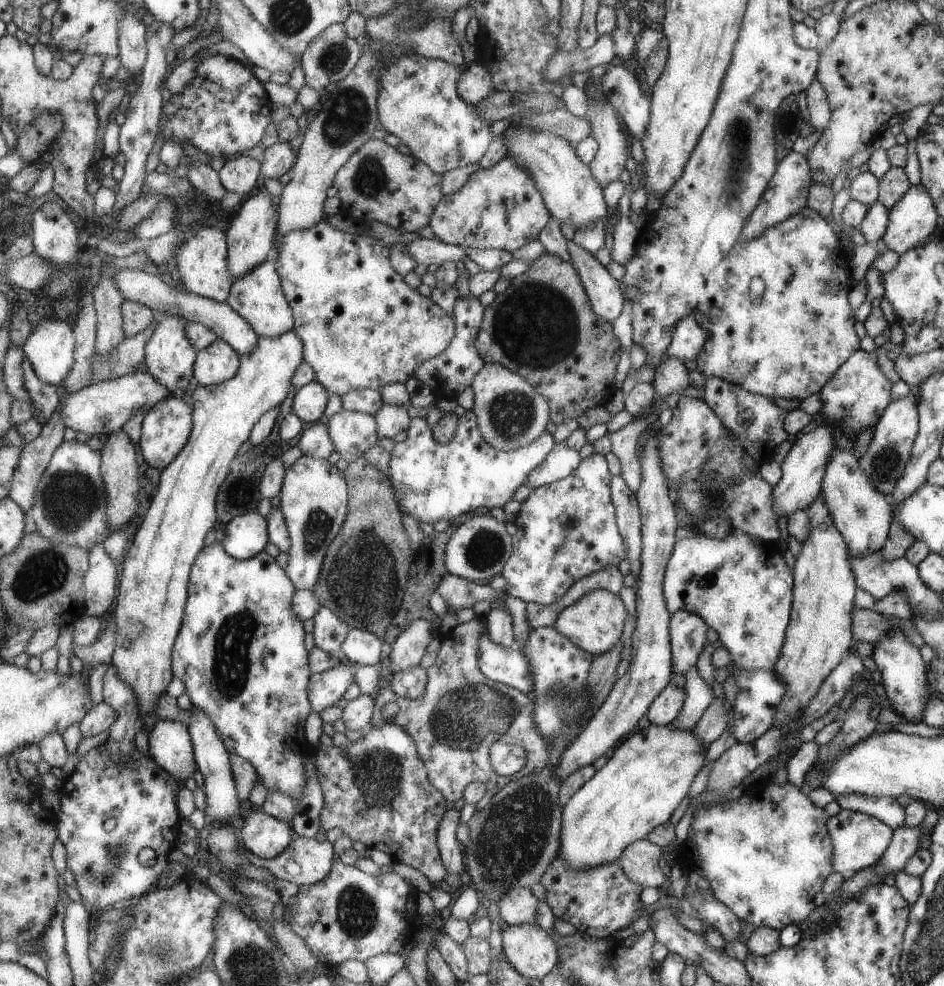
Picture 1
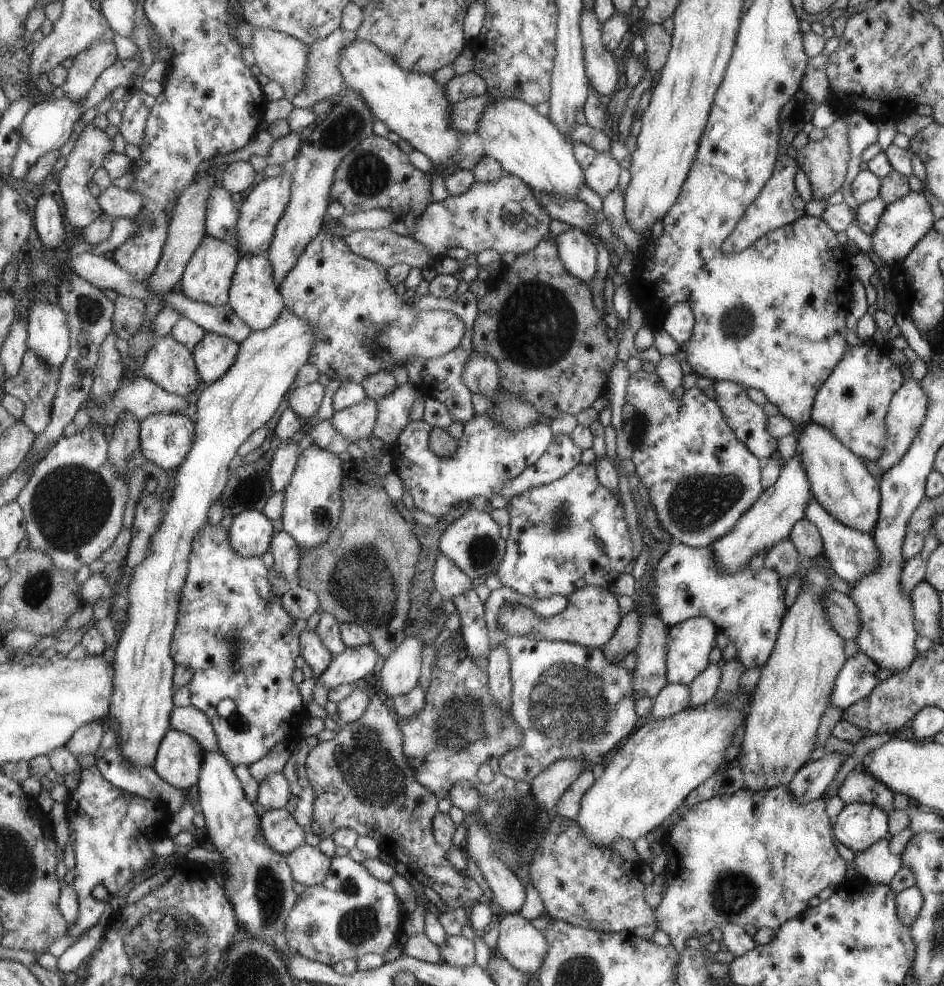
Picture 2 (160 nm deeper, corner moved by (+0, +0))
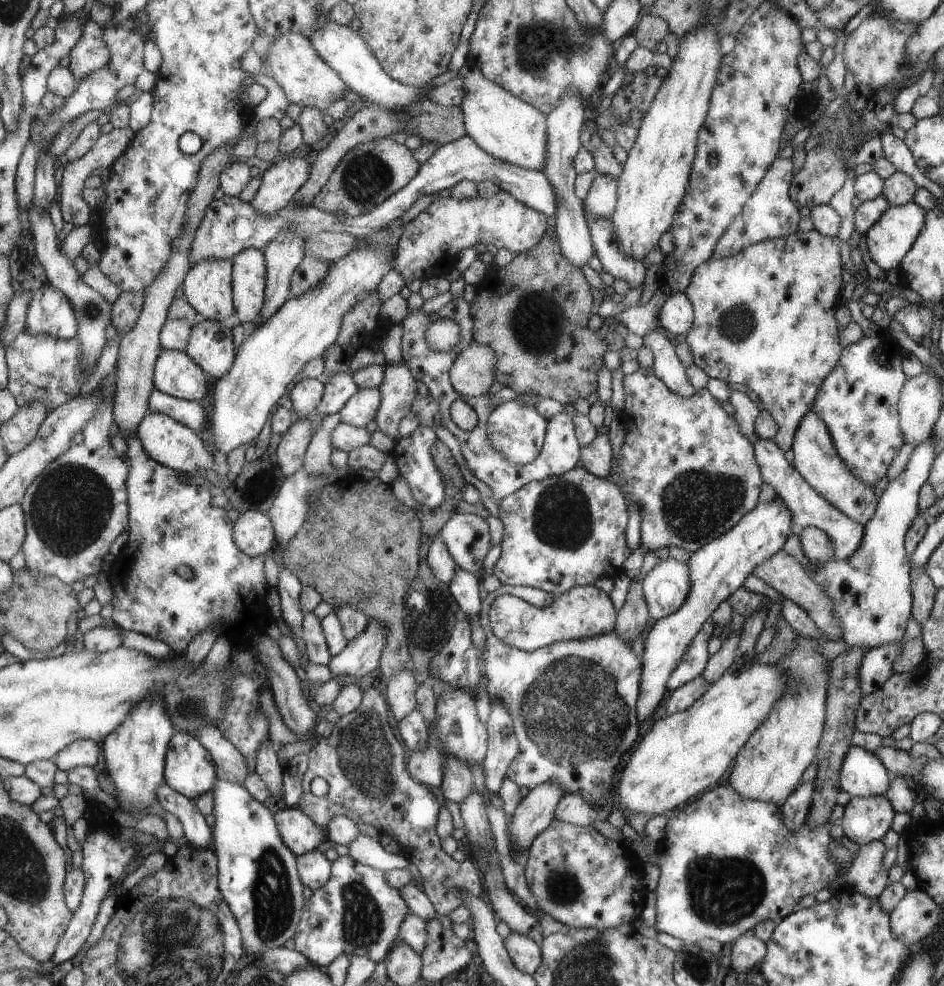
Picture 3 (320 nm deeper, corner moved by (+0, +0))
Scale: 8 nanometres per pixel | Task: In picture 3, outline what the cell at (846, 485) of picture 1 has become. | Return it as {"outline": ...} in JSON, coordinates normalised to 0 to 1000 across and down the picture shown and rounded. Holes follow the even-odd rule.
{"outline":[[[861,417],[853,420],[853,424],[849,424],[847,431],[844,432],[843,439],[839,443],[838,456],[840,457],[839,473],[870,505],[912,533],[924,526],[930,509],[926,494],[908,485],[908,481],[904,481],[904,477],[895,473],[895,467],[887,460],[877,433],[865,424],[864,420],[861,420]]]}

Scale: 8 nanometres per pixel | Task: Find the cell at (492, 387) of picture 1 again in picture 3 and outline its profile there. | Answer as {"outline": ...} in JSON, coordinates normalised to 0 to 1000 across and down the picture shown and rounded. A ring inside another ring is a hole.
{"outline":[[[501,346],[484,362],[477,382],[485,402],[508,403],[516,401],[524,389],[528,359],[520,351]]]}

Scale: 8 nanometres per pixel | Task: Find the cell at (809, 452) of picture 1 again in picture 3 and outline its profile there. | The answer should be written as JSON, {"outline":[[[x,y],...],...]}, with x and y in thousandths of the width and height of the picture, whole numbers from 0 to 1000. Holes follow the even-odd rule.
{"outline":[[[821,503],[813,511],[803,511],[793,520],[790,520],[781,529],[780,533],[770,538],[763,545],[755,546],[742,557],[730,563],[728,575],[732,594],[725,613],[715,622],[699,630],[689,631],[684,641],[680,659],[680,671],[682,678],[679,681],[678,708],[675,711],[675,730],[683,730],[694,724],[698,712],[704,706],[704,692],[708,692],[709,684],[713,677],[721,671],[721,665],[734,645],[740,641],[743,635],[753,626],[754,621],[772,602],[775,602],[791,584],[809,570],[819,565],[828,555],[838,541],[839,522],[832,509]]]}

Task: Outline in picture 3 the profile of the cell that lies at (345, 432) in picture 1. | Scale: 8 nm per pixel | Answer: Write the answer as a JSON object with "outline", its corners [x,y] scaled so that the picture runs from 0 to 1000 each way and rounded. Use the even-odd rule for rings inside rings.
{"outline":[[[381,394],[380,398],[360,416],[361,426],[365,430],[387,434],[397,426],[405,410],[403,394]]]}

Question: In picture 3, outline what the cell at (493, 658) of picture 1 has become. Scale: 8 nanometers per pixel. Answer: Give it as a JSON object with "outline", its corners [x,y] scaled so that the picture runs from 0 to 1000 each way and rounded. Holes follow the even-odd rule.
{"outline":[[[485,575],[477,593],[477,598],[488,617],[489,625],[497,627],[499,633],[508,631],[511,621],[510,604],[507,604],[507,588],[502,581]]]}

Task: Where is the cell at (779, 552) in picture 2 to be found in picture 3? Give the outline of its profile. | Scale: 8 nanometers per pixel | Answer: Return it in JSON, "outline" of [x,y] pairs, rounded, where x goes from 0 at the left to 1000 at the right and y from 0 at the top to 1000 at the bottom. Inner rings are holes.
{"outline":[[[826,557],[822,562],[819,562],[819,565],[802,572],[802,575],[796,582],[804,586],[806,590],[810,590],[813,594],[825,601],[827,605],[838,609],[844,616],[853,620],[863,633],[863,636],[872,642],[876,649],[892,647],[893,639],[891,639],[891,635],[887,633],[887,629],[882,625],[882,611],[878,609],[874,598],[868,592],[863,592],[863,588],[853,580],[852,575],[840,564]]]}

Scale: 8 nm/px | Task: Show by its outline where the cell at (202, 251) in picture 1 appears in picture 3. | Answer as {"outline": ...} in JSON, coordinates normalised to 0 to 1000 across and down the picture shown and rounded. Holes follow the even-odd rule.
{"outline":[[[215,262],[204,268],[195,284],[195,298],[209,313],[213,323],[234,326],[238,329],[250,327],[246,278],[248,266],[245,262]]]}

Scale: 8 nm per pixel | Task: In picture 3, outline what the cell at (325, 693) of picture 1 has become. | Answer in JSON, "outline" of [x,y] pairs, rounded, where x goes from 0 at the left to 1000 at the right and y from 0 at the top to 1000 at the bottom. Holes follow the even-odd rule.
{"outline":[[[392,628],[386,641],[377,645],[361,663],[352,667],[349,678],[355,686],[387,686],[403,677],[410,652],[411,637],[401,628]]]}

